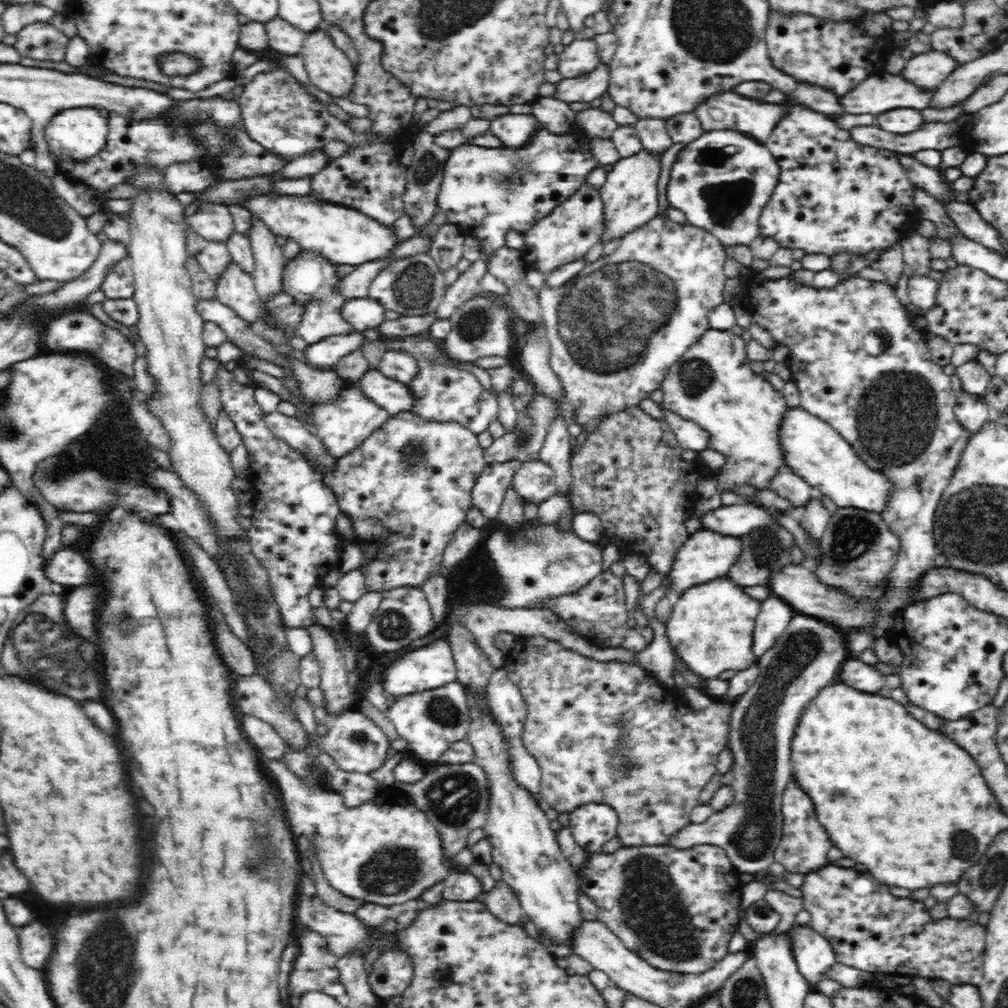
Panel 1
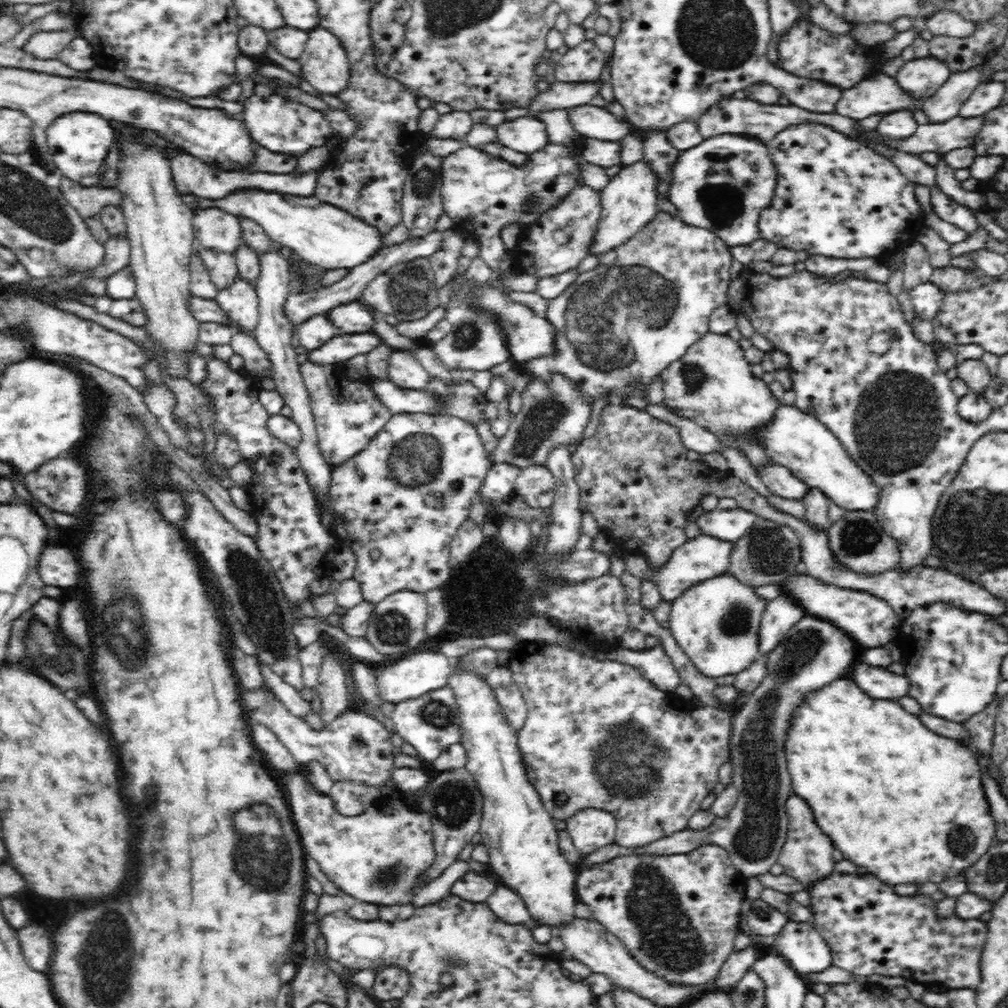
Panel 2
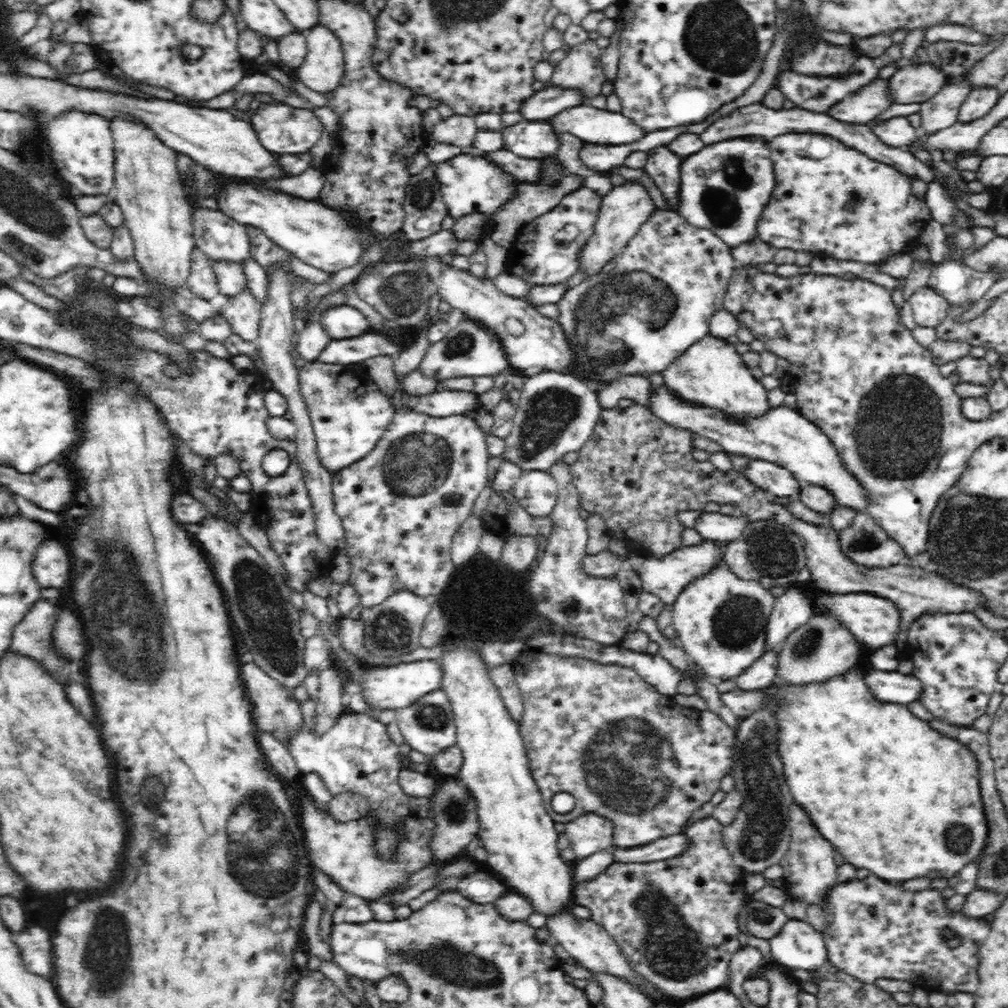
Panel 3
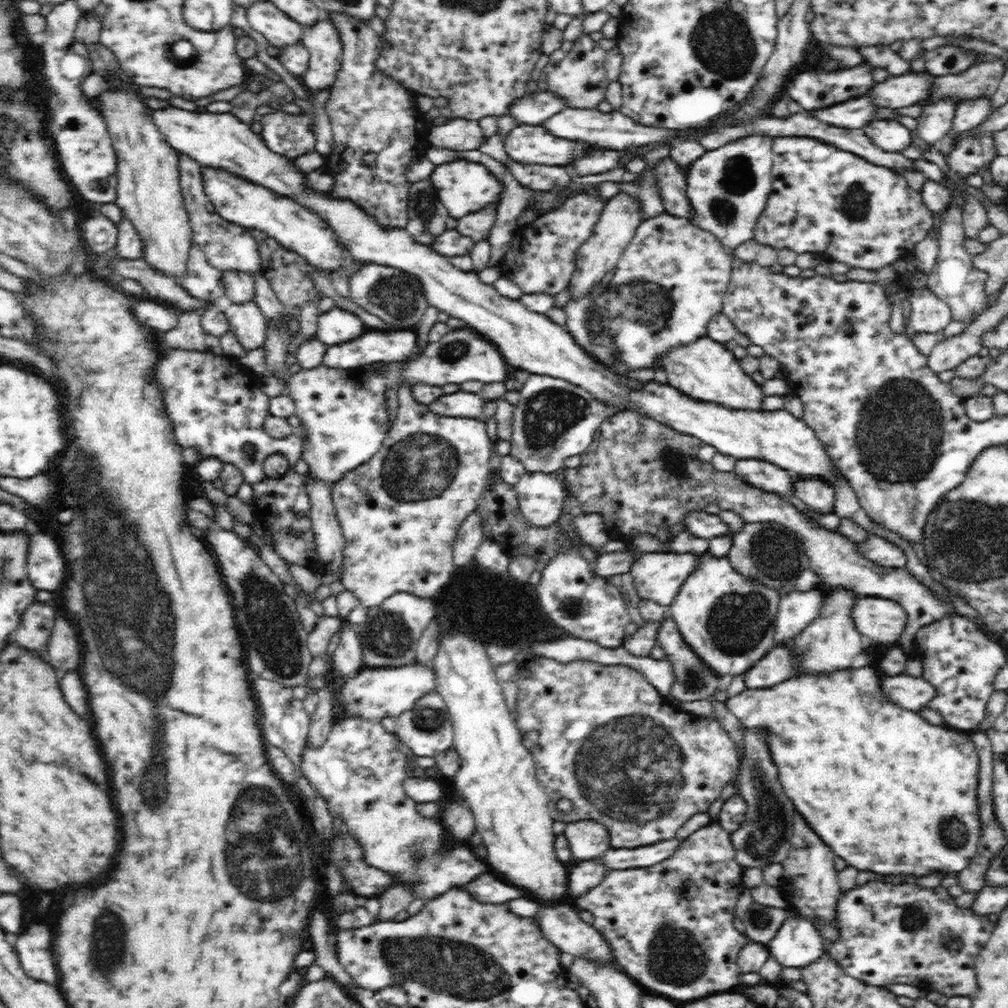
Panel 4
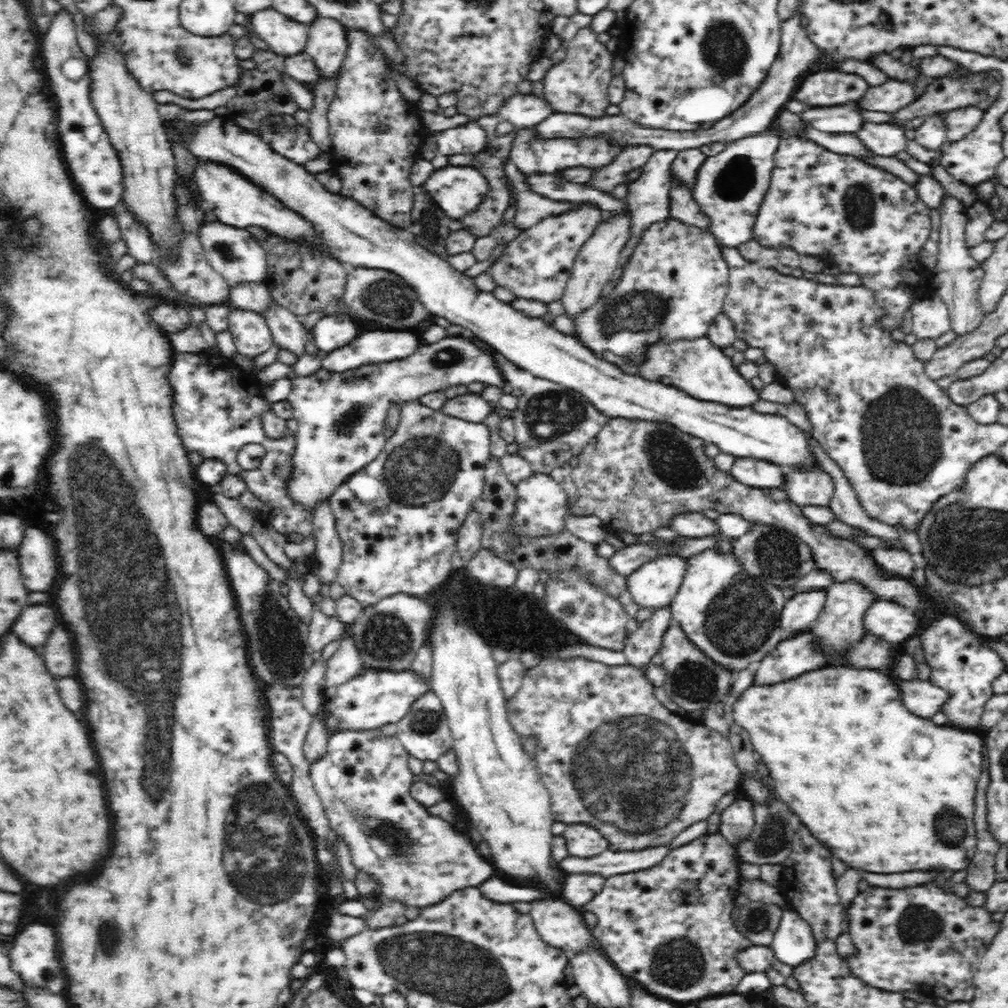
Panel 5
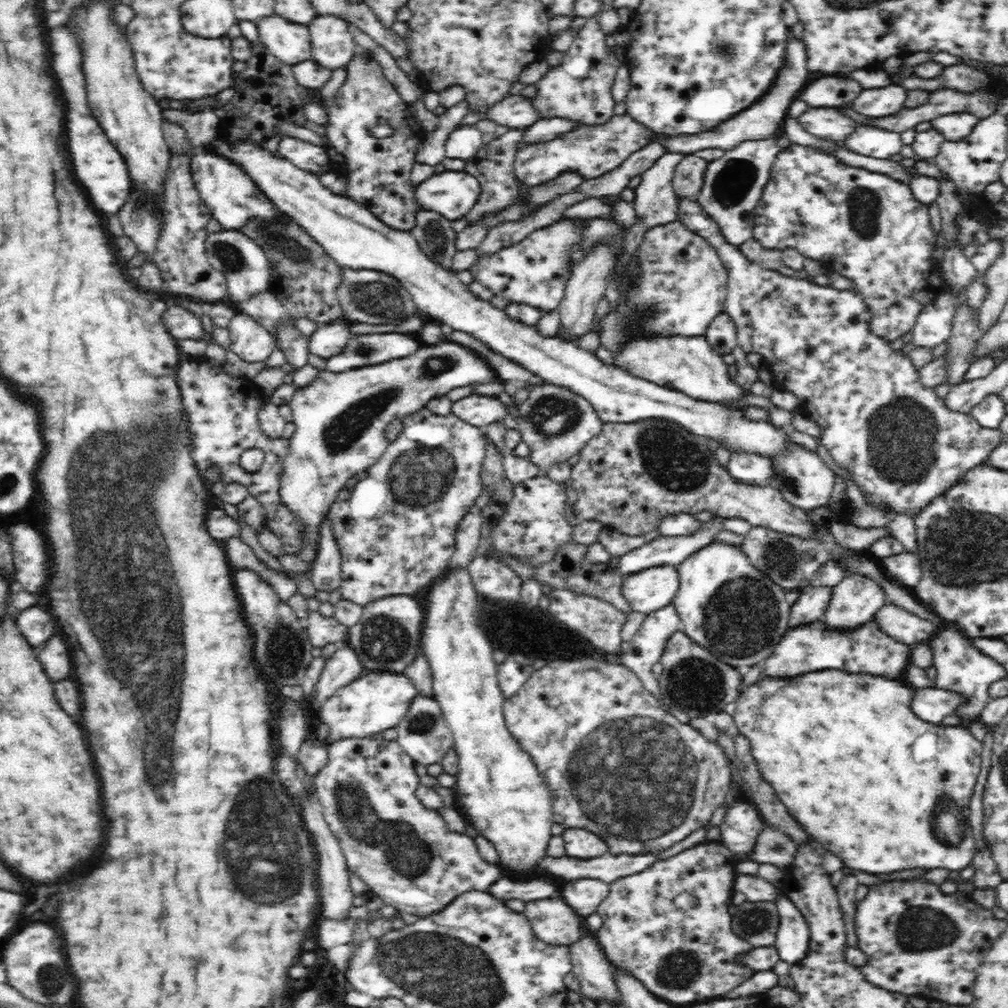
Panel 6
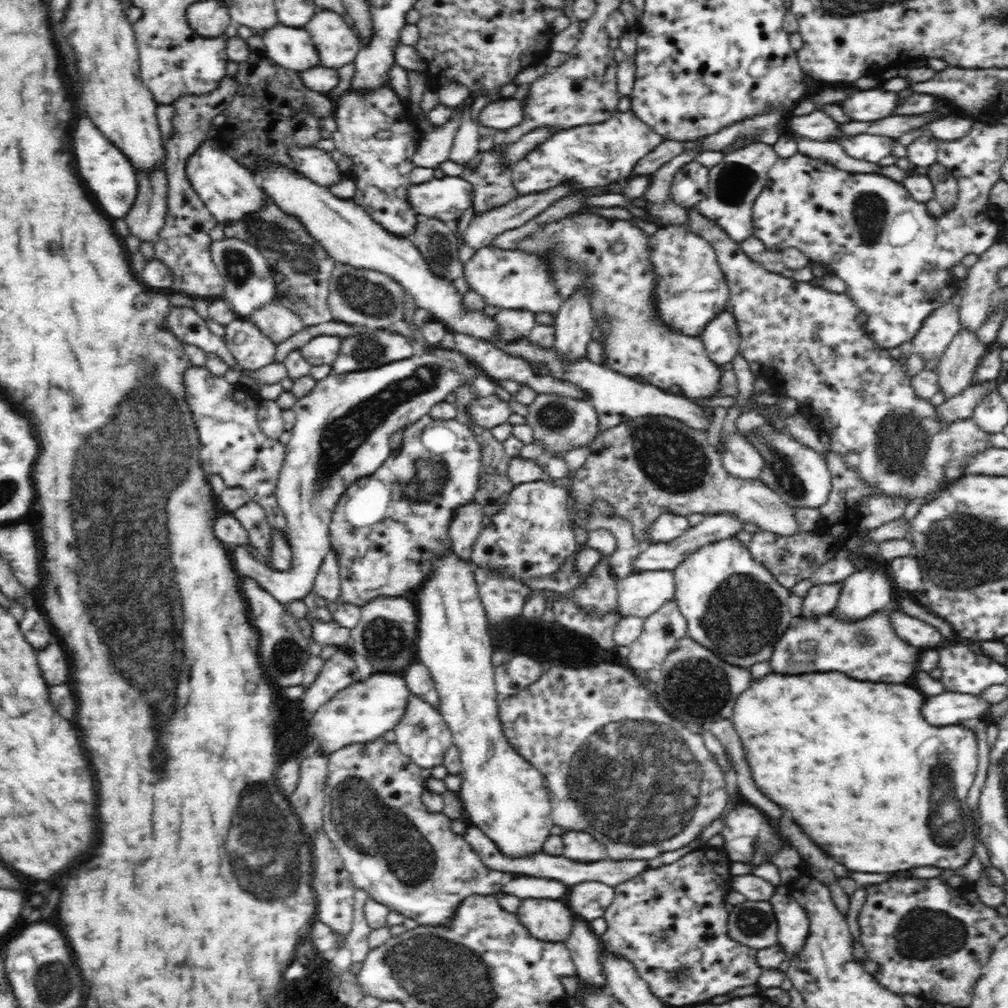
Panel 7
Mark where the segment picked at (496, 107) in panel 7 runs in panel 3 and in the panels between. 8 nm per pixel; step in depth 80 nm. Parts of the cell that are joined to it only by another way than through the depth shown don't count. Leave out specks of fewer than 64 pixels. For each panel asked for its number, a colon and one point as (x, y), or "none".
3: (543, 105)
4: (535, 108)
5: (524, 111)
6: (515, 112)

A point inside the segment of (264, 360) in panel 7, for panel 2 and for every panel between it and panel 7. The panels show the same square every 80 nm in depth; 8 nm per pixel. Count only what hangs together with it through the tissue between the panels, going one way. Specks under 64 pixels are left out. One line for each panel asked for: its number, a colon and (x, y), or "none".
2: (239, 300)
3: (243, 312)
4: (246, 321)
5: (252, 336)
6: (249, 340)

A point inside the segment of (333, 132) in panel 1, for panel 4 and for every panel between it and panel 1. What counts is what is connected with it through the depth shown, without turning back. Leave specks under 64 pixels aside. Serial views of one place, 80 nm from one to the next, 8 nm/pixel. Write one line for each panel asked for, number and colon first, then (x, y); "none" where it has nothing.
2: (286, 127)
3: (282, 129)
4: (291, 136)

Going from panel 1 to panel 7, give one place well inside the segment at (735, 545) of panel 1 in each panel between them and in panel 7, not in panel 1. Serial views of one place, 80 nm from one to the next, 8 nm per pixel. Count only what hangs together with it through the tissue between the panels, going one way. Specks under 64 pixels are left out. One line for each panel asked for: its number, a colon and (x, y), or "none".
2: (697, 560)
3: (665, 577)
4: (657, 577)
5: (653, 585)
6: (647, 591)
7: (641, 594)

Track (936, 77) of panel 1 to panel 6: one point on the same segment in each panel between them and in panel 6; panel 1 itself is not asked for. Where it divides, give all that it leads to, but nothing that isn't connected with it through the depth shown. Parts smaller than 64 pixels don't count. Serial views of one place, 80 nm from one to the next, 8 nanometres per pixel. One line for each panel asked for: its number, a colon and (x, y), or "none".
2: (920, 78)
3: (908, 84)
4: (895, 92)
5: (893, 95)
6: (875, 103)

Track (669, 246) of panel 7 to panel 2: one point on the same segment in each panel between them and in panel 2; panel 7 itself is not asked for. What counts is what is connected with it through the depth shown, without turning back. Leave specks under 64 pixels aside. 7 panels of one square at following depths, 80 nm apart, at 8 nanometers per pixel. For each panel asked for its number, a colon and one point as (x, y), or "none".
2: (614, 326)
3: (670, 279)
4: (670, 282)
5: (674, 285)
6: (681, 285)

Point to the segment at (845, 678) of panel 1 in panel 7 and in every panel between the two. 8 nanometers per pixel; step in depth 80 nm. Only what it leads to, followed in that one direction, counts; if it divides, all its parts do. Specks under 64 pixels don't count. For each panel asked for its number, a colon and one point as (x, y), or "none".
2: (879, 683)
3: (894, 687)
4: (914, 694)
5: (922, 698)
6: (933, 705)
7: (949, 708)

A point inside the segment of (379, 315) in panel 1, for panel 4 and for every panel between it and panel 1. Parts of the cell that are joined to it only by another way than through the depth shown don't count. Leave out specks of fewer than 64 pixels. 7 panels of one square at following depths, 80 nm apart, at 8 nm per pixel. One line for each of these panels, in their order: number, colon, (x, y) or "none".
2: (351, 318)
3: (344, 321)
4: (336, 326)

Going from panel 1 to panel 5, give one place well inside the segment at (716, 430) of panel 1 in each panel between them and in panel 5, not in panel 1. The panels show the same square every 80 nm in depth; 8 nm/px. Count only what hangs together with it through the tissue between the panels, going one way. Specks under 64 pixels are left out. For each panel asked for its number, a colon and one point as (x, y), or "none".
2: (712, 384)
3: (710, 373)
4: (705, 370)
5: (696, 366)

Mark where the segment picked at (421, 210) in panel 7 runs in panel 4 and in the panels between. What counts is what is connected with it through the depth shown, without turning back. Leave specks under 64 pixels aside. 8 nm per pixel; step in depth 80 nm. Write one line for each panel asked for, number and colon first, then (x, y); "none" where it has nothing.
4: (462, 186)
5: (456, 189)
6: (451, 195)

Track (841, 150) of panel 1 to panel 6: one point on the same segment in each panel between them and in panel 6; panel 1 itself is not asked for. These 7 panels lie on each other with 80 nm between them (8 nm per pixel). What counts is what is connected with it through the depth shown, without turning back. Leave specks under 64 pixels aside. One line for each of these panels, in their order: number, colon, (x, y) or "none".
2: (835, 197)
3: (831, 200)
4: (841, 208)
5: (864, 220)
6: (868, 227)

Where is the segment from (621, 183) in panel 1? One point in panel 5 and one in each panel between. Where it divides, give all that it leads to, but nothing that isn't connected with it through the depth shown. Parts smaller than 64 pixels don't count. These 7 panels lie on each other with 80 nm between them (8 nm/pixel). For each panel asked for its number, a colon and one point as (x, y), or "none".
2: (628, 202)
3: (624, 209)
4: (599, 255)
5: (597, 260)

